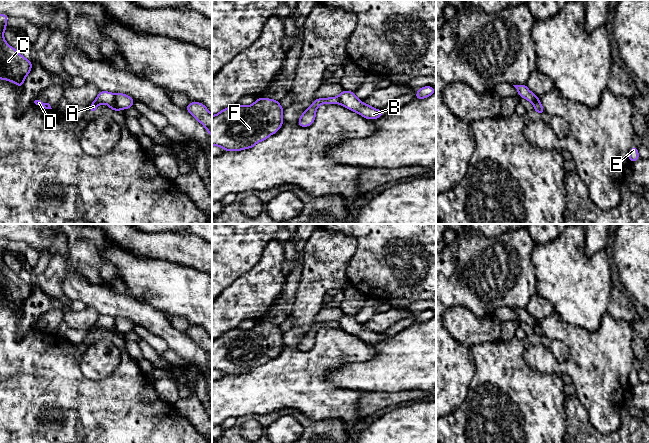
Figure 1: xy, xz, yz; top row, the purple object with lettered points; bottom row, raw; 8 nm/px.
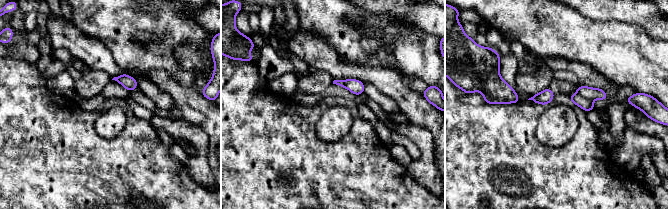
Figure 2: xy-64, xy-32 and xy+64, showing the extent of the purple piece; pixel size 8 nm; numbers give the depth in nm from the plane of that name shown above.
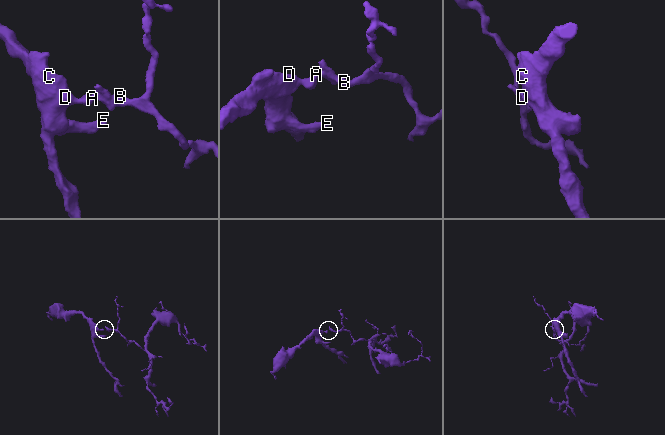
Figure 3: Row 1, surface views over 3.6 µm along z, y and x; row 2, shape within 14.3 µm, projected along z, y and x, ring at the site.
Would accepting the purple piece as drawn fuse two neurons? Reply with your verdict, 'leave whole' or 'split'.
split

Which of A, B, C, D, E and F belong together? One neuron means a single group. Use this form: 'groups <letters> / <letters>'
groups A C D E F / B

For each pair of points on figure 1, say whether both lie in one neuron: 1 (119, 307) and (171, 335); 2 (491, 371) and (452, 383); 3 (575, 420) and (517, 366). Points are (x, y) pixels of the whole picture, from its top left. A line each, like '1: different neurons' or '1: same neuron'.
1: same neuron
2: different neurons
3: different neurons

